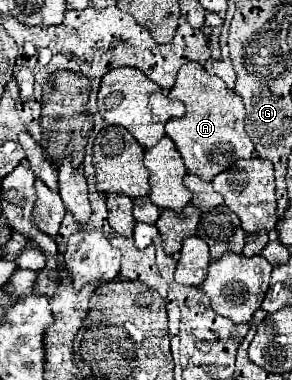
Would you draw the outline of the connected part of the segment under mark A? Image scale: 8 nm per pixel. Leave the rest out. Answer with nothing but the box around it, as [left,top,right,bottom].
[165,62,255,180]

